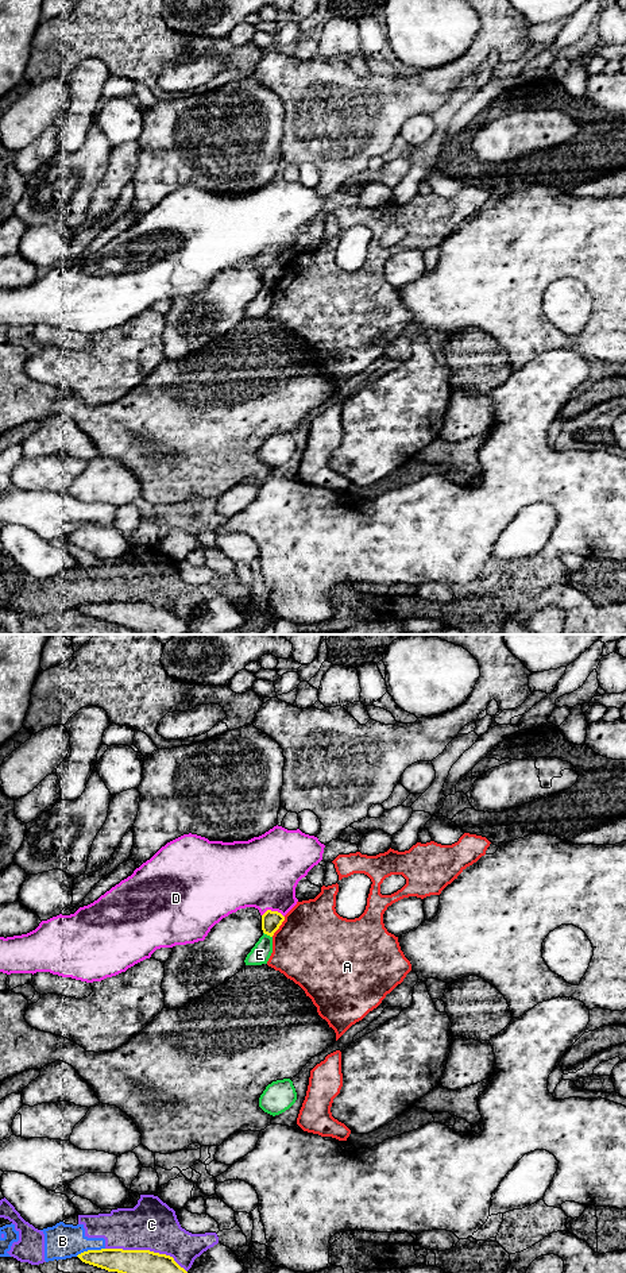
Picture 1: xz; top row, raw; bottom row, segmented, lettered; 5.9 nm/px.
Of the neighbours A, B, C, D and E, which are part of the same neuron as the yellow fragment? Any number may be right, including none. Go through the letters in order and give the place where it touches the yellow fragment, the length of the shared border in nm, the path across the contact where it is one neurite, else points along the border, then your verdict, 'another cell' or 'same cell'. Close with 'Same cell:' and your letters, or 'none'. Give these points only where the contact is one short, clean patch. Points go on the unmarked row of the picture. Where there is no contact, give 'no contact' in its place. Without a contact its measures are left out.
A: meets yellow in xz at (279, 277); contact 150 nm long; another cell
B: meets yellow in xz at (89, 602); contact 180 nm long; another cell
C: meets yellow in xz at (146, 602); contact 500 nm long; another cell
D: meets yellow in xz at (273, 263); contact 140 nm long; border along xz (262, 266), (267, 262), (277, 262), (283, 269); another cell
E: meets yellow in xz at (267, 286); contact 70 nm long; border along xz (263, 284), (271, 289); another cell
Same cell: none

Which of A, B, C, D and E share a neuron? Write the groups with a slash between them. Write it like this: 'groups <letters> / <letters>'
groups A / B C / D / E

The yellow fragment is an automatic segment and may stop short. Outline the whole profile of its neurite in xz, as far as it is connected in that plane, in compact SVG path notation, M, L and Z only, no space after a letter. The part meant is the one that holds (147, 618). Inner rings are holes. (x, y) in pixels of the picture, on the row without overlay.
M101 601L88 602L77 609L85 616L140 634L190 634L188 624L173 609L150 602Z

